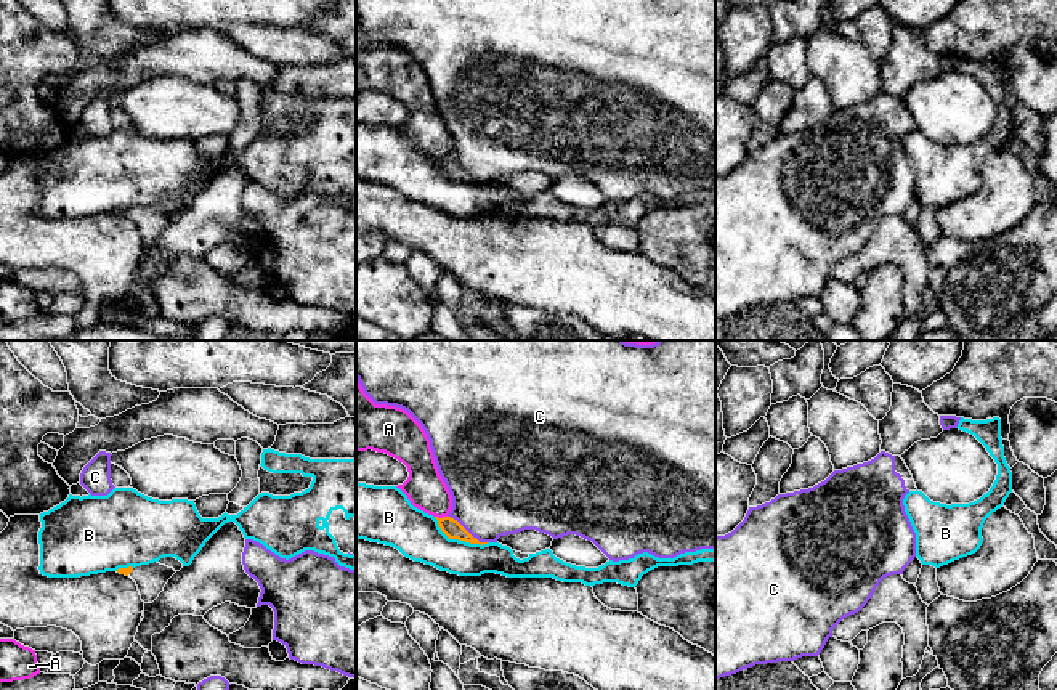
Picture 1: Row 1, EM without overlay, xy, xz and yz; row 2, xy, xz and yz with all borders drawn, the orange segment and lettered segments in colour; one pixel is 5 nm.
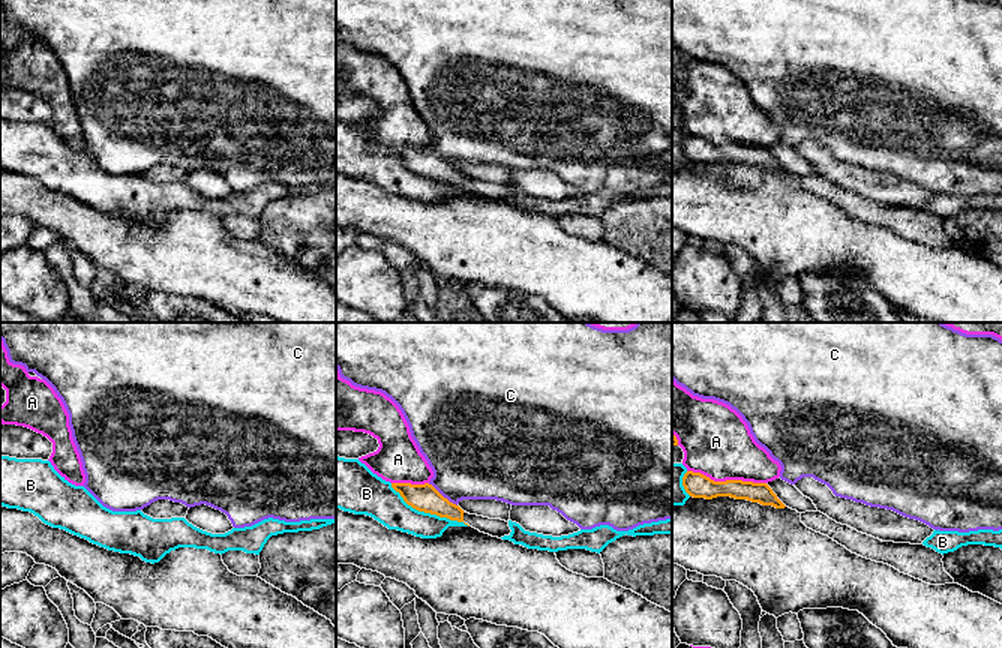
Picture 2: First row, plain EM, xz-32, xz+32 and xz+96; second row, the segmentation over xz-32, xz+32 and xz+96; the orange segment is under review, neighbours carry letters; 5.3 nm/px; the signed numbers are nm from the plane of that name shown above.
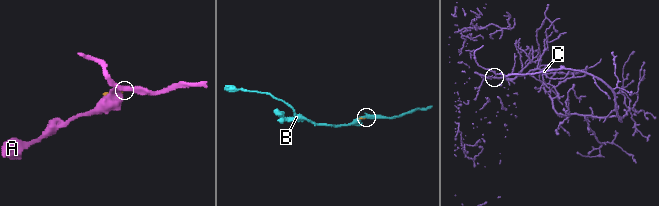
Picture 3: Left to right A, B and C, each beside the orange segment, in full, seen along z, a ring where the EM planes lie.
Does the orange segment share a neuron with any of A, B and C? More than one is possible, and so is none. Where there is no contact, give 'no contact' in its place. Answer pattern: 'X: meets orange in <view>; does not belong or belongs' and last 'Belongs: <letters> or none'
A: meets orange in xz; does not belong
B: meets orange in xz; does not belong
C: meets orange in xz; does not belong
Belongs: none

